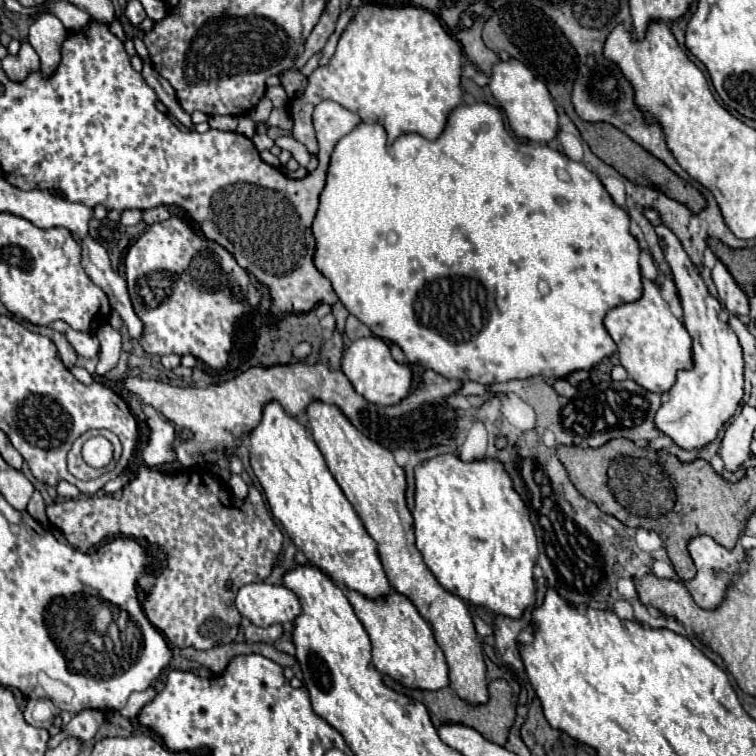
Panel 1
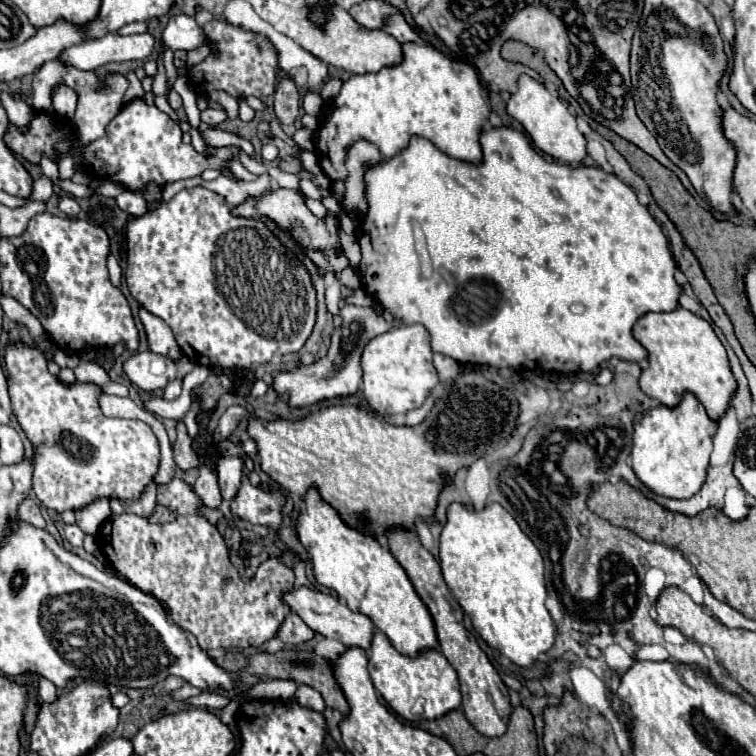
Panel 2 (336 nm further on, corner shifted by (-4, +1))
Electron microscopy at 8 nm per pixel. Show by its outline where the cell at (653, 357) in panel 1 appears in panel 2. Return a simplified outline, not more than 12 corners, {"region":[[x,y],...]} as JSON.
{"region":[[683,307],[645,313],[639,387],[675,407],[691,391],[721,419],[735,391],[725,347]]}

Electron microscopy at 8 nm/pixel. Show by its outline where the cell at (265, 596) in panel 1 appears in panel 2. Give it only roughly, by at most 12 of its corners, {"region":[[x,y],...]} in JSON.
{"region":[[309,587],[283,603],[315,633],[371,647],[375,625],[329,593]]}

